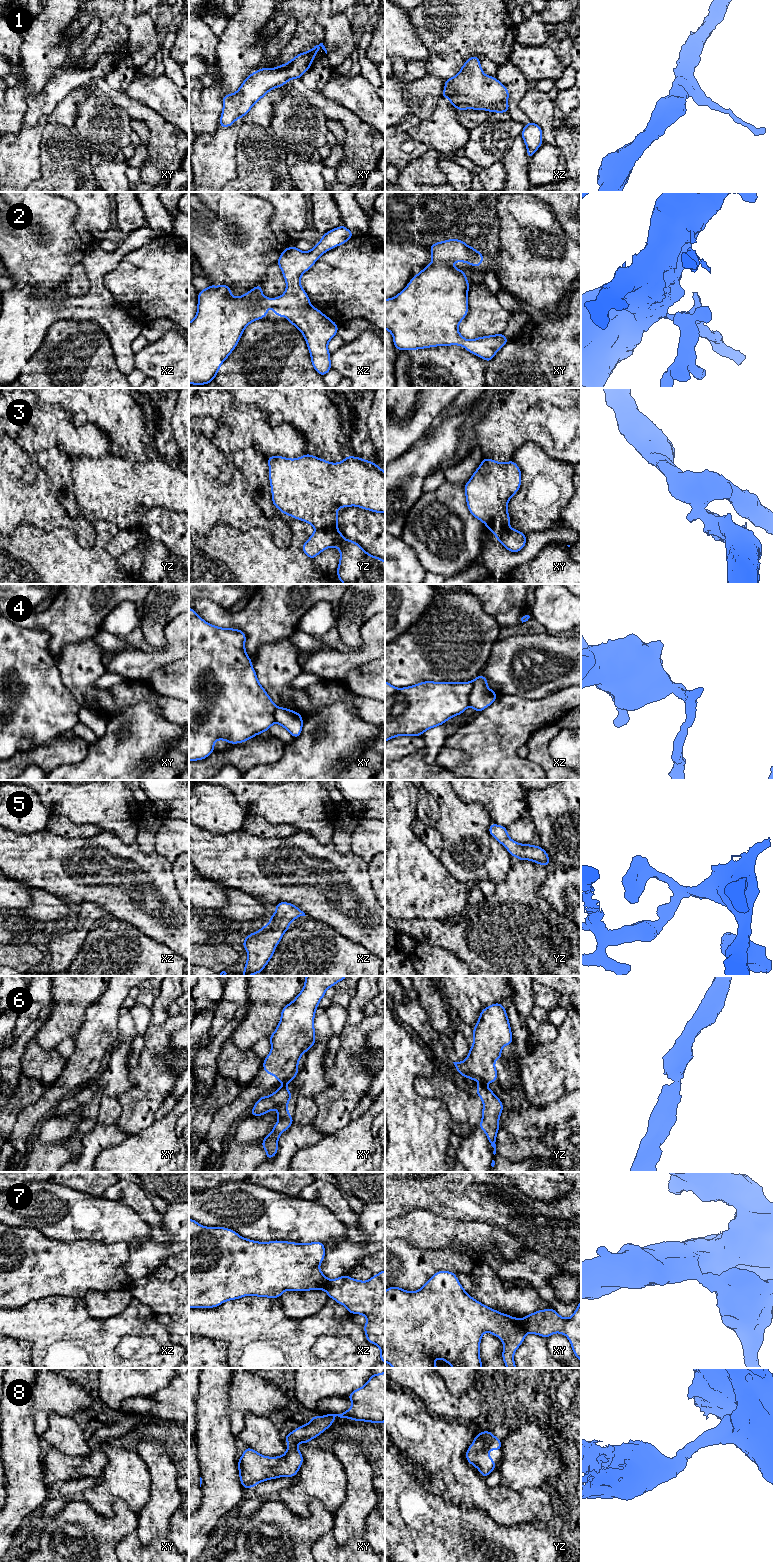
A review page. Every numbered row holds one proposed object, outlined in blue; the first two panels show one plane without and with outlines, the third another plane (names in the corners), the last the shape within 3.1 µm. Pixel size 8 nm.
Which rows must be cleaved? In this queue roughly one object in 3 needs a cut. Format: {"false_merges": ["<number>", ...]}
{"false_merges": ["3", "4", "6", "7"]}

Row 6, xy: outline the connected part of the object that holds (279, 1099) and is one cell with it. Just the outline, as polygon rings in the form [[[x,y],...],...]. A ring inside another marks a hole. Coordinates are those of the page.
[[[283,1085],[270,1096],[262,1096],[255,1103],[250,1115],[261,1116],[275,1108],[278,1109],[278,1122],[274,1125],[272,1132],[262,1141],[262,1147],[267,1153],[266,1160],[270,1160],[278,1152],[278,1138],[293,1124],[293,1117],[288,1113],[288,1101],[292,1099],[292,1093],[288,1086]]]

